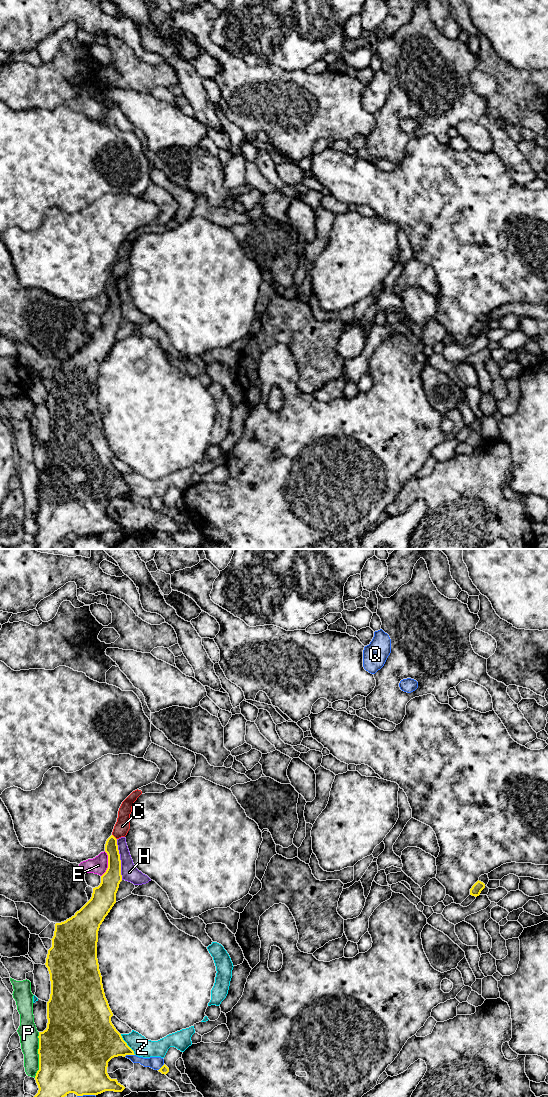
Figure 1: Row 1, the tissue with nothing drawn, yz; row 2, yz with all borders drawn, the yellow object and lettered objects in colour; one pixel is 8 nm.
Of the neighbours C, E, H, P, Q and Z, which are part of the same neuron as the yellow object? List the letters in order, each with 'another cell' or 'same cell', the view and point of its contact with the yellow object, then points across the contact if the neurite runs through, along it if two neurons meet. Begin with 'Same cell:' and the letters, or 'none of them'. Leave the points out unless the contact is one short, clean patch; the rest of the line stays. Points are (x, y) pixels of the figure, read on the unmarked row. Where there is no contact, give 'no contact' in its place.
Same cell: C
C: same cell; meets yellow in yz at (114, 277); runs through yz (111, 288), (111, 281), (114, 277), (122, 266)
E: another cell; meets yellow in yz at (108, 304); border along yz (105, 291), (107, 295), (107, 309), (101, 316)
H: another cell; meets yellow in yz at (119, 299); border along yz (116, 279), (122, 319)
P: another cell; meets yellow in yz at (39, 495)
Q: another cell; meets yellow in yz at (129, 494)
Z: another cell; meets yellow in yz at (126, 484)

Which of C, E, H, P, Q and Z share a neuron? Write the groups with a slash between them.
C / E / H / P / Q / Z

